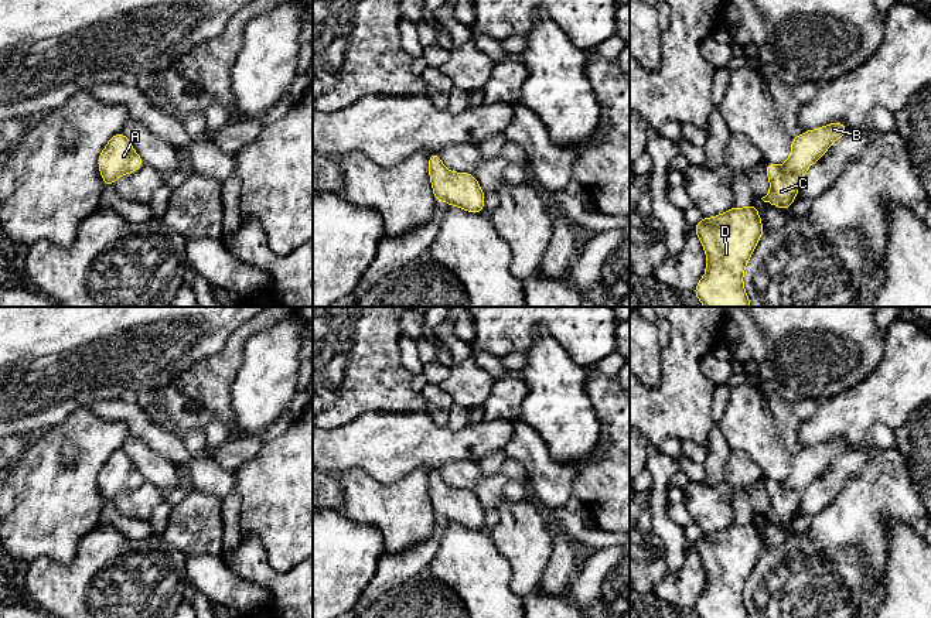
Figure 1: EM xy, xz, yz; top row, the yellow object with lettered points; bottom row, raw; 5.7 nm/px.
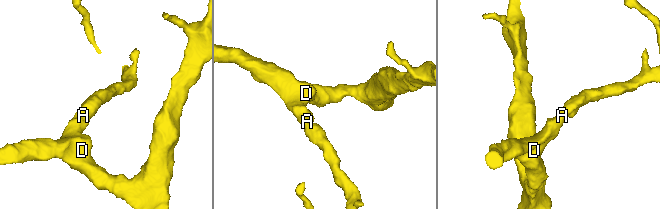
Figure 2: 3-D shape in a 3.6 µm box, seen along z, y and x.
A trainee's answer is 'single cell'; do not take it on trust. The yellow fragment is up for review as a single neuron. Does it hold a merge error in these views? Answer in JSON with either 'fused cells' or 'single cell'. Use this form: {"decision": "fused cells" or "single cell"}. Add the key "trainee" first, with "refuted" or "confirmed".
{"trainee": "confirmed", "decision": "single cell"}

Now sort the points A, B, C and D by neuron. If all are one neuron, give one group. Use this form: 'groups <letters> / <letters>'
groups A B C D

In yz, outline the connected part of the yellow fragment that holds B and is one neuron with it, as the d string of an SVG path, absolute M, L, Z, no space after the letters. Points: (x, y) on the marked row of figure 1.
M842 122L806 130L791 141L791 156L782 165L765 163L770 192L761 199L781 209L790 209L806 170L829 150L829 146L848 133Z

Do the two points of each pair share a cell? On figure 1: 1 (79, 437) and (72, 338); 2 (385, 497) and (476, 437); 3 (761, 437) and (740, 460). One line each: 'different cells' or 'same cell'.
1: different cells
2: different cells
3: different cells

